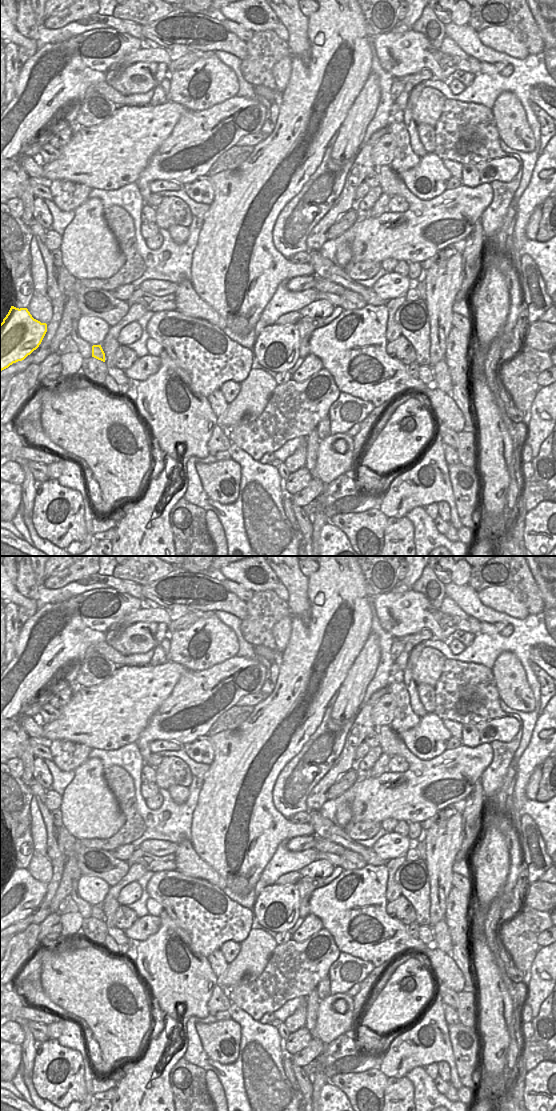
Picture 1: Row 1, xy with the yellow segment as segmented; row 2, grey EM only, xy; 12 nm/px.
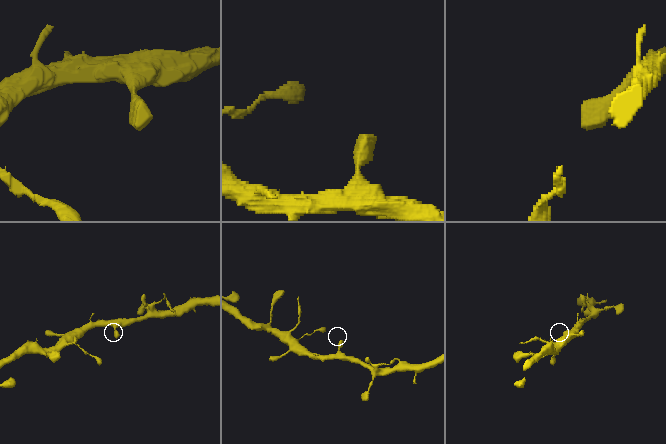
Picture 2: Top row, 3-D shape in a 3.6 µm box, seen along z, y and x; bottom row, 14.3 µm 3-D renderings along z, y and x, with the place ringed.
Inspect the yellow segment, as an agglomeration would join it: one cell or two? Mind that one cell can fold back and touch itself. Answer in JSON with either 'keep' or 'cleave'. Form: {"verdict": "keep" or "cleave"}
{"verdict": "cleave"}

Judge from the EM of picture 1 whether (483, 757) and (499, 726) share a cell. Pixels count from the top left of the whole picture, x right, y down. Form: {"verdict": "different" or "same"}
{"verdict": "different"}

